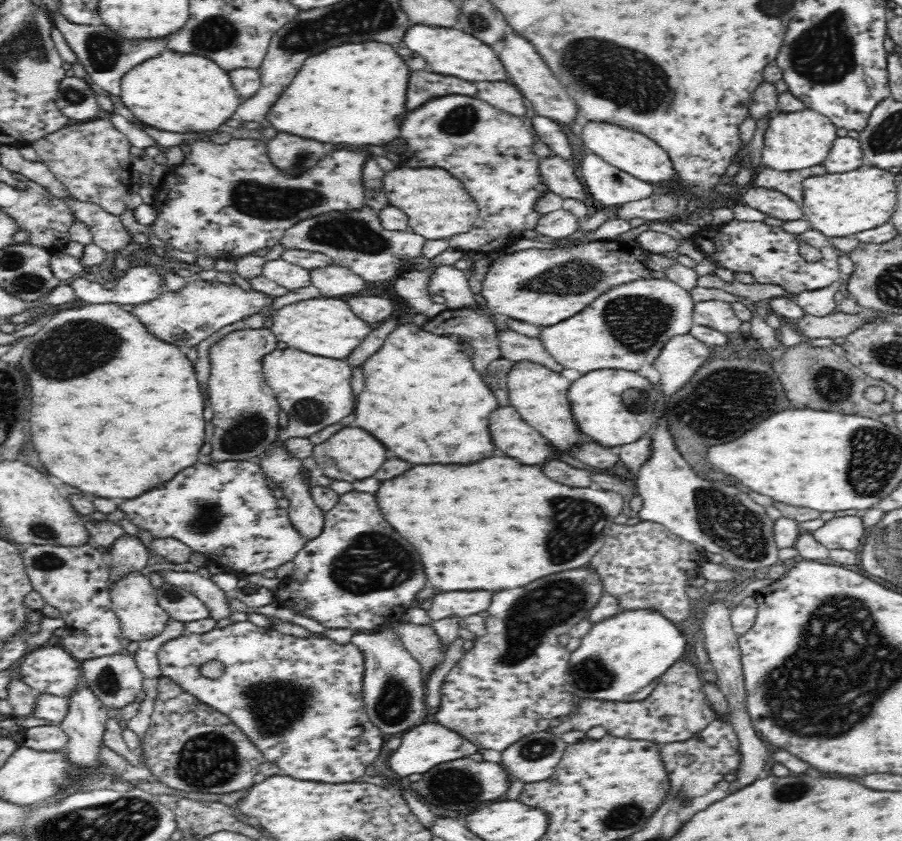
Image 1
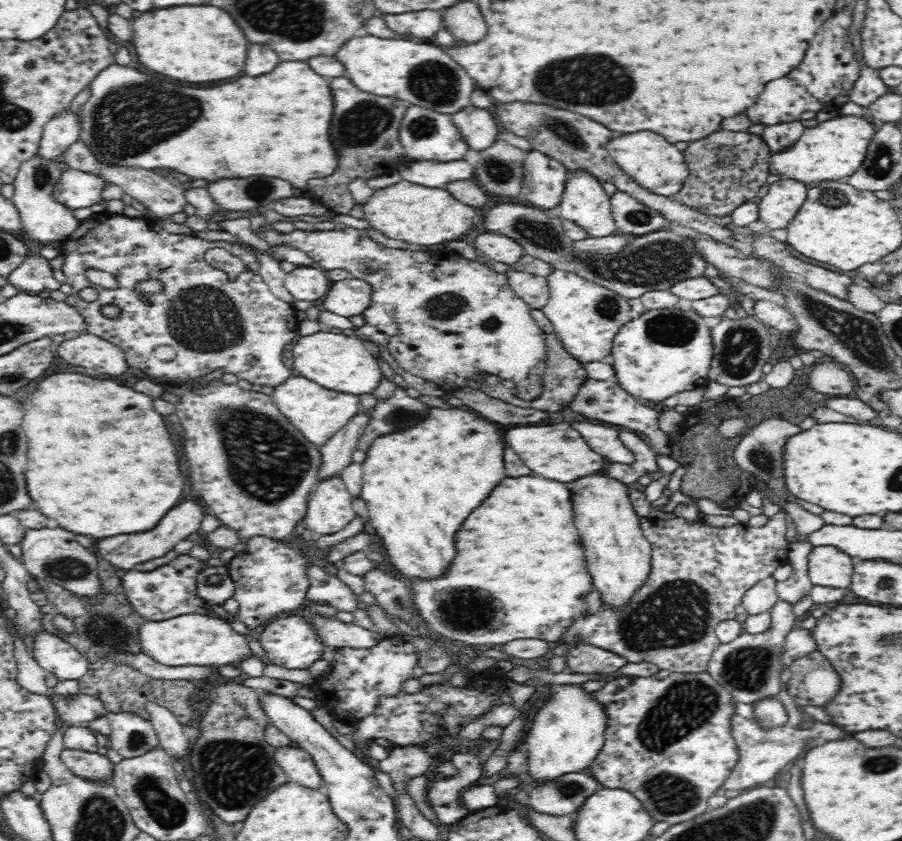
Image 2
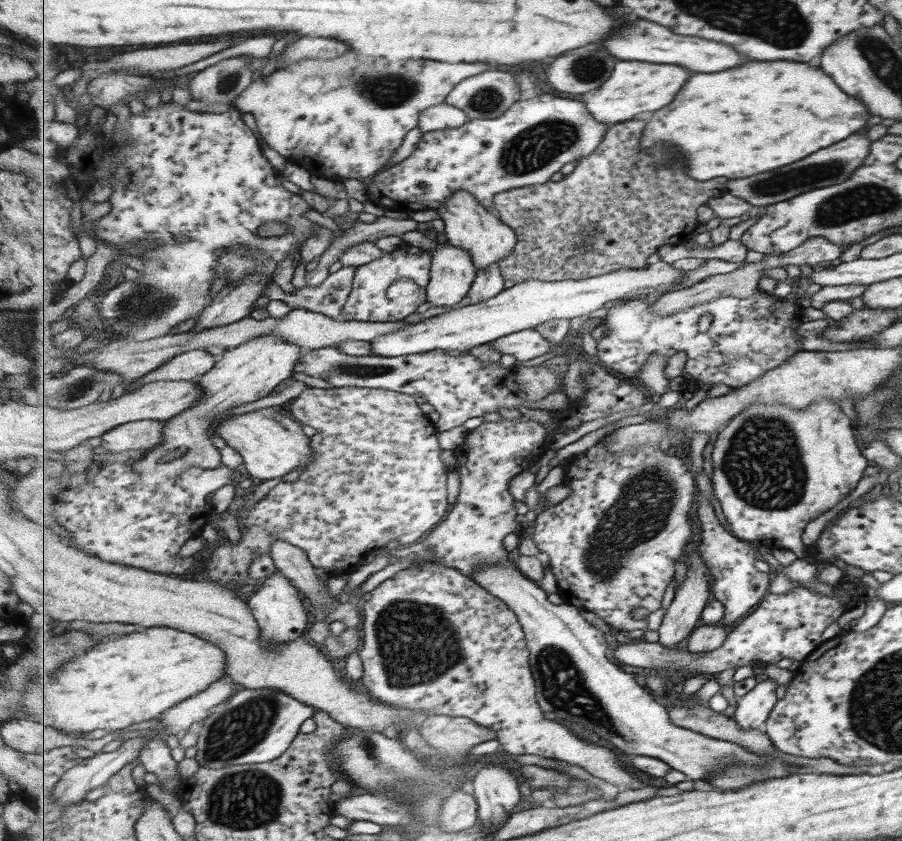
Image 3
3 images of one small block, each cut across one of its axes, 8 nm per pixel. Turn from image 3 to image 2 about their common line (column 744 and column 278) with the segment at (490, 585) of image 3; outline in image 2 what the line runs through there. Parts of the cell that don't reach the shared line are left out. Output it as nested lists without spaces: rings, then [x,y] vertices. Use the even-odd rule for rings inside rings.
[[[284,745],[275,747],[274,754],[277,763],[286,773],[288,782],[299,784],[301,787],[322,789],[320,773],[306,751]]]

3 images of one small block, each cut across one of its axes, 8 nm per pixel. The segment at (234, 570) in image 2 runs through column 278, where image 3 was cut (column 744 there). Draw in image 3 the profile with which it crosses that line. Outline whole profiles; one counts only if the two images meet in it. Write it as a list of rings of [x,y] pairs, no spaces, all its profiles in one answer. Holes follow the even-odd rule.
[[[699,493],[698,504],[698,514],[703,523],[702,539],[698,547],[702,550],[704,560],[712,569],[714,578],[712,585],[715,597],[726,604],[727,615],[724,625],[736,628],[765,600],[766,594],[768,594],[768,590],[770,590],[774,581],[775,573],[764,572],[757,568],[757,562],[760,559],[758,544],[740,539],[732,533],[732,530],[729,531],[719,519],[715,505],[711,503],[711,500],[706,499]]]

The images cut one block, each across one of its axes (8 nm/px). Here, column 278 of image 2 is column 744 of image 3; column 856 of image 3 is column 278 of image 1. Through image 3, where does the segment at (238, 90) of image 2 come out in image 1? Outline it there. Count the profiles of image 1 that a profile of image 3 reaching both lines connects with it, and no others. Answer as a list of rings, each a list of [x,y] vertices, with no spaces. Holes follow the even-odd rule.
[[[344,44],[340,48],[328,48],[328,52],[322,52],[318,56],[312,56],[306,60],[306,64],[300,68],[300,72],[296,74],[292,86],[286,88],[286,92],[276,100],[276,104],[270,108],[268,112],[268,120],[270,124],[278,130],[278,132],[288,132],[288,134],[296,134],[302,138],[314,138],[320,142],[332,142],[332,144],[348,144],[348,146],[382,146],[392,142],[394,138],[400,136],[400,122],[396,122],[402,114],[404,114],[404,92],[408,88],[408,66],[406,62],[400,58],[400,54],[394,48],[388,48],[388,44]]]

